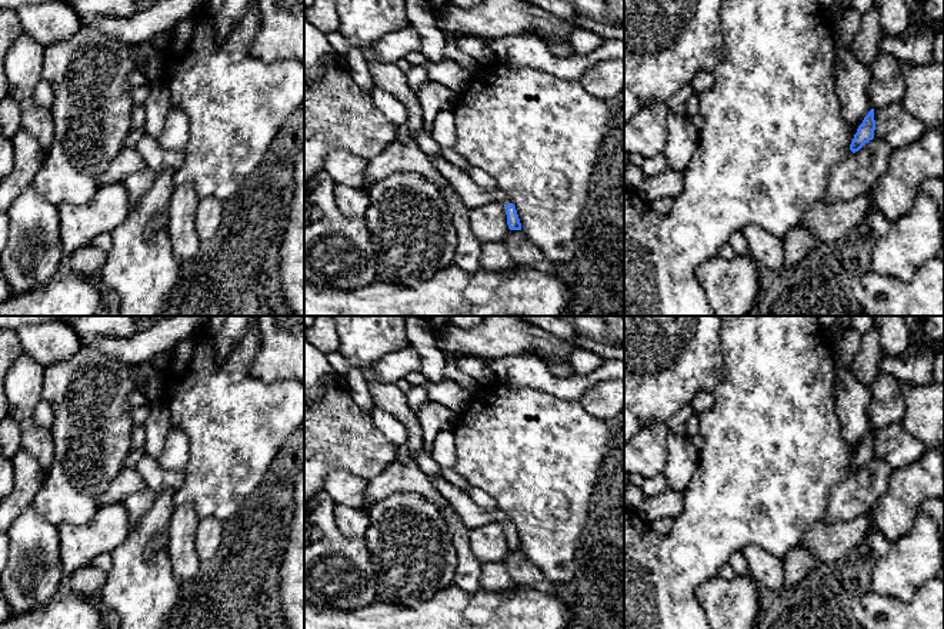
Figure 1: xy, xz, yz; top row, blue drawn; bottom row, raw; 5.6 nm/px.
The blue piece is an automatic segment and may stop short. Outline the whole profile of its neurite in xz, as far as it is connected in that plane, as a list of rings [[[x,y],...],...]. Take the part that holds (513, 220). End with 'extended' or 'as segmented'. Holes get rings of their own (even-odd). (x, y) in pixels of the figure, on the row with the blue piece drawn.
[[[441,156],[431,160],[433,166],[444,176],[444,179],[460,194],[468,209],[480,207],[488,202],[500,202],[506,206],[507,224],[510,230],[521,230],[521,223],[514,204],[508,200],[503,190],[483,190],[466,170],[460,170]]]; extended

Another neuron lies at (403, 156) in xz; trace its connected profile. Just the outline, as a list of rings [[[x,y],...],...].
[[[408,136],[403,142],[394,140],[378,156],[368,160],[367,182],[363,190],[368,193],[377,182],[387,176],[406,172],[420,173],[438,187],[447,182],[418,147],[417,142]]]

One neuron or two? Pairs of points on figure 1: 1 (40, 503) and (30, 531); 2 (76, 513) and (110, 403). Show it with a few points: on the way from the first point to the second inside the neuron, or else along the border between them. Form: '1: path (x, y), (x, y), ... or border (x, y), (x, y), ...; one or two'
1: border (30, 505), (56, 526); two
2: path (76, 486), (76, 479), (87, 459), (92, 431); one

